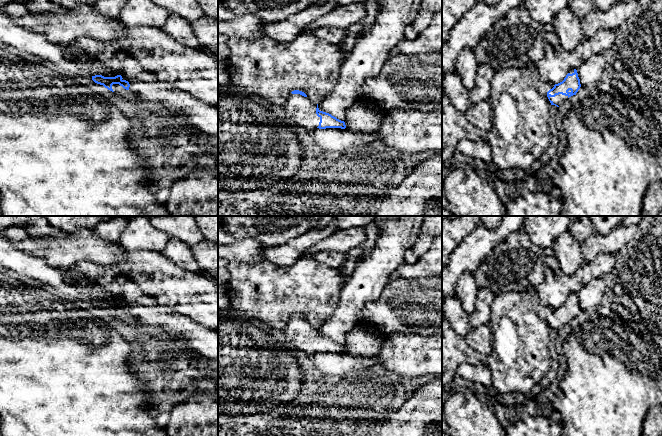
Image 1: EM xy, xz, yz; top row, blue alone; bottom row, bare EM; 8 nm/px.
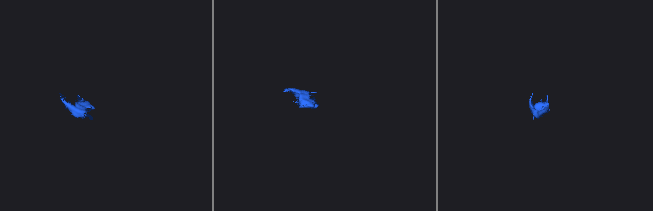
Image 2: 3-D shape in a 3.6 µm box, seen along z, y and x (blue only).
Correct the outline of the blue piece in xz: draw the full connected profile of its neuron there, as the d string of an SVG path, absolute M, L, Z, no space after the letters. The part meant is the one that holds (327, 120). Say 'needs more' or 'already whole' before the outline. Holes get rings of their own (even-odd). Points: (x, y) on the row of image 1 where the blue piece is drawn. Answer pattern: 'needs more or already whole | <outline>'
needs more | M292 91L286 101L280 105L288 126L296 133L316 128L346 128L344 121L320 111L318 104L311 102L302 91Z

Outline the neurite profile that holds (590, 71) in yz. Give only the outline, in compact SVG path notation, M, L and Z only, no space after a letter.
M596 54L584 61L577 69L581 86L592 88L596 82L599 81L602 73L605 71L605 66L605 54Z

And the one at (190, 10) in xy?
M152 0L158 6L162 6L168 12L180 15L187 22L193 24L204 17L204 11L197 0Z

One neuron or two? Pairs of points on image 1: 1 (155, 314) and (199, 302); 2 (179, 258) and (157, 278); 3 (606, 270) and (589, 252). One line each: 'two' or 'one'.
1: two
2: two
3: two

